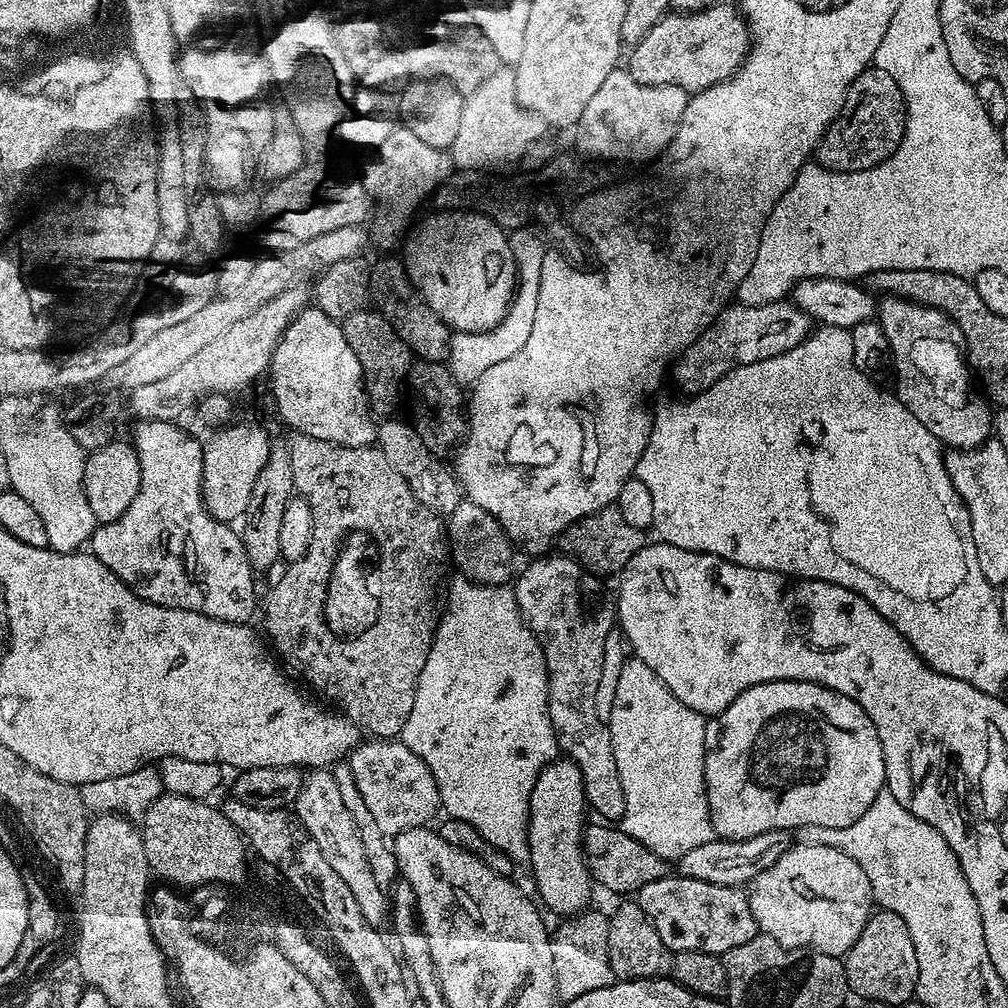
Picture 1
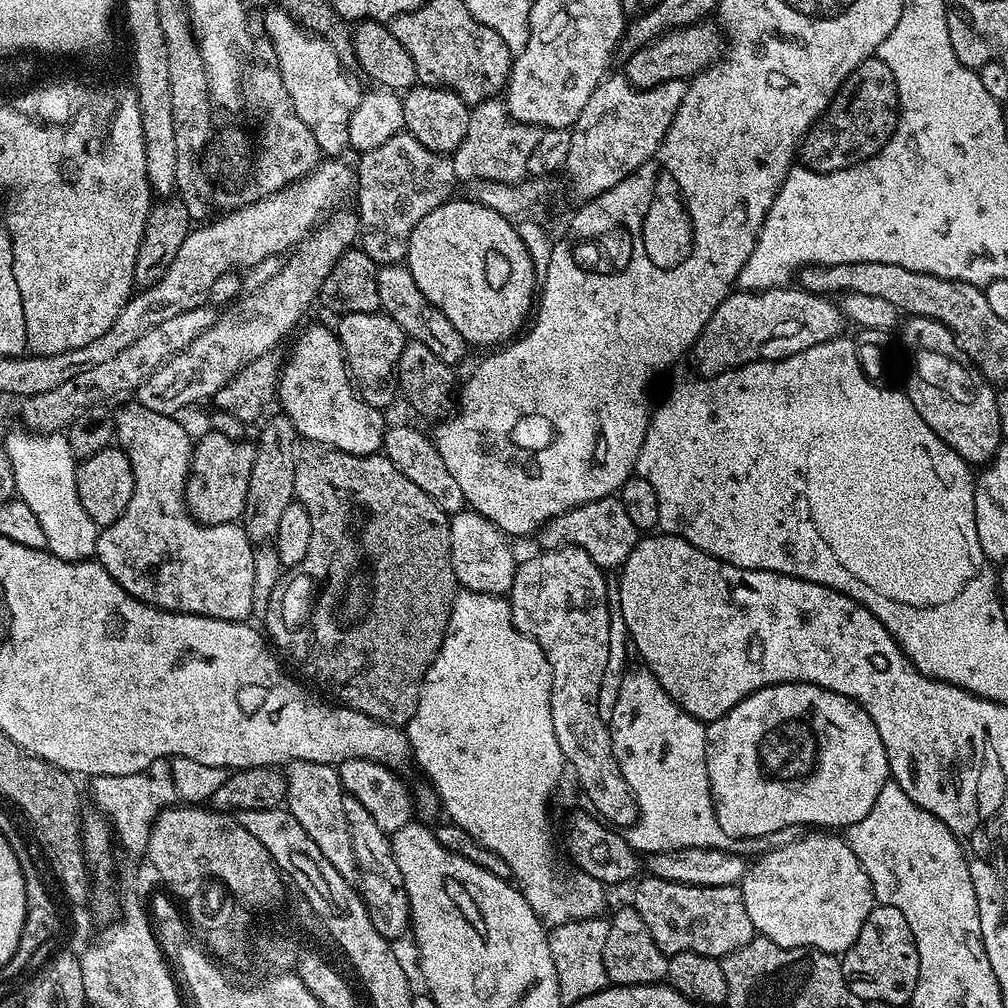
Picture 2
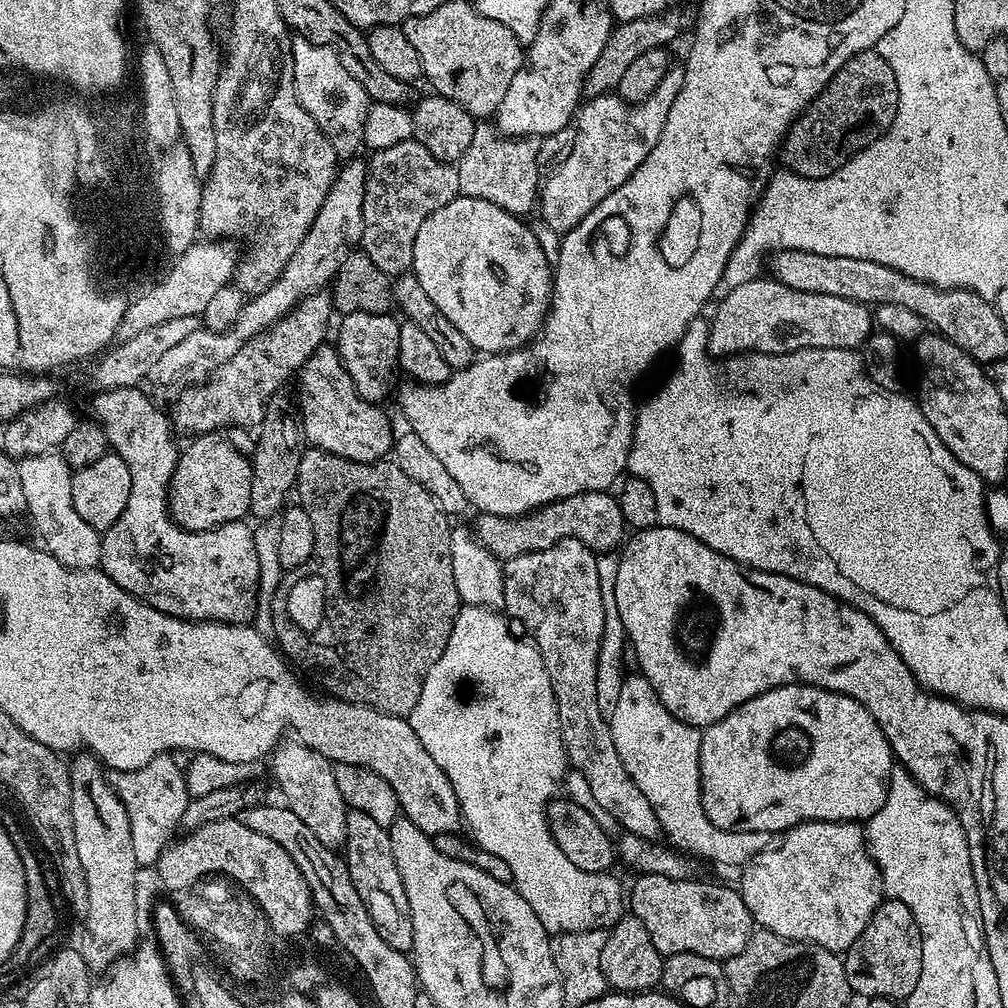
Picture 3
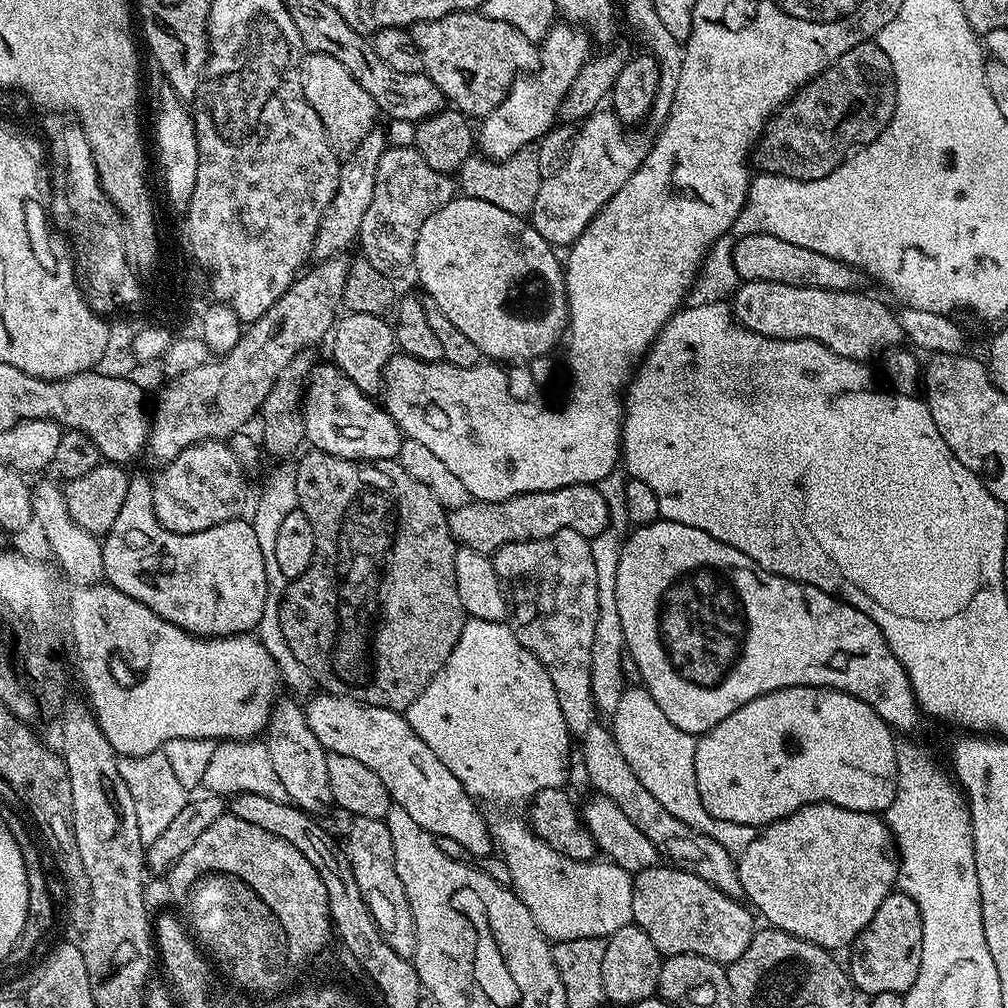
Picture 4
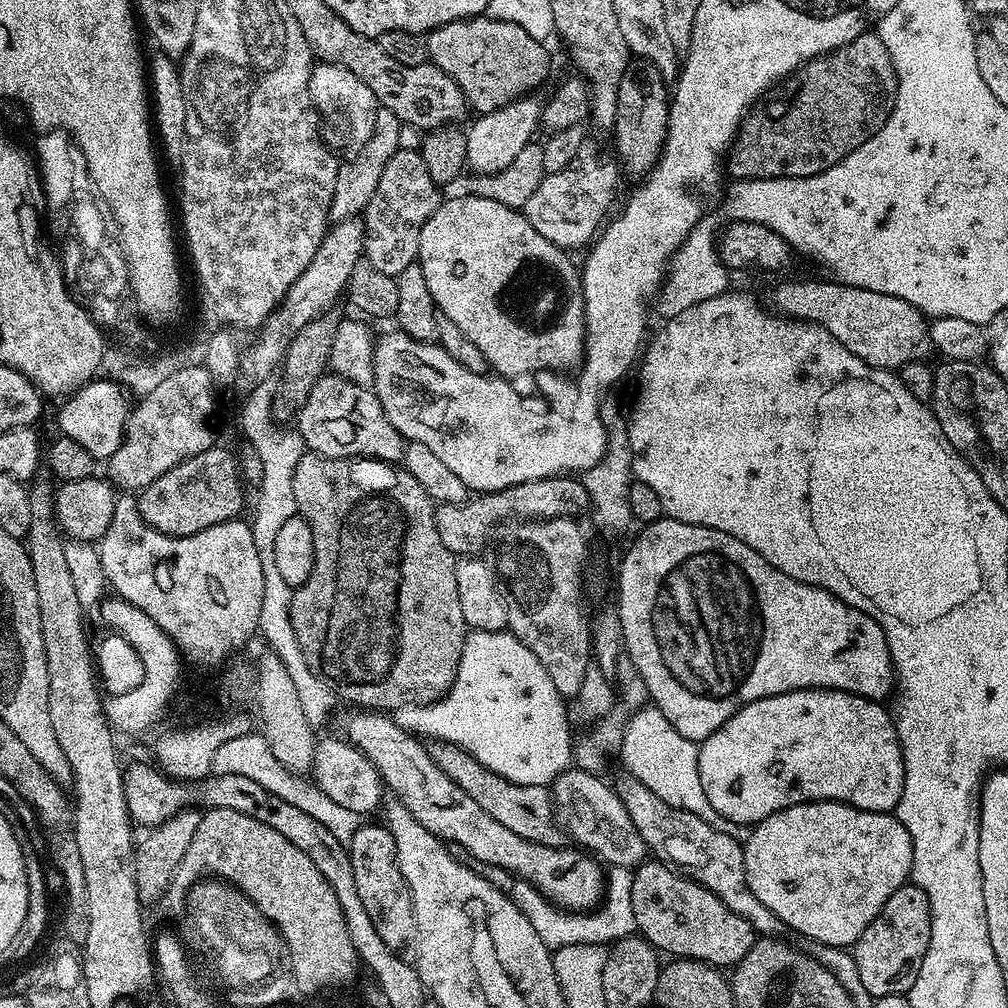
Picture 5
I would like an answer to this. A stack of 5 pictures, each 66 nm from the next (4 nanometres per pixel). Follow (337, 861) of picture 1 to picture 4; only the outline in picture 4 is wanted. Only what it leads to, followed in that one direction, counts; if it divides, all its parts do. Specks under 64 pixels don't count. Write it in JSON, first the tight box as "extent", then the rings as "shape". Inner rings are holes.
{"extent":[266,699,333,814],"shape":[[[277,699],[272,706],[266,729],[266,743],[270,750],[270,762],[274,762],[274,770],[282,786],[286,786],[291,803],[309,814],[321,814],[333,803],[330,790],[330,776],[326,774],[326,762],[329,753],[314,738],[308,725],[308,718],[303,707],[300,708],[292,700]]]}

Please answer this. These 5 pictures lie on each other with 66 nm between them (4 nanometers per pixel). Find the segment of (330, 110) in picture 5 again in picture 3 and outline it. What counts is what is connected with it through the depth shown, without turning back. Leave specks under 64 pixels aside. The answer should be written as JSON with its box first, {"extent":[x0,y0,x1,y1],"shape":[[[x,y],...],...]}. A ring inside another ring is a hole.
{"extent":[292,38,370,157],"shape":[[[301,38],[292,40],[292,70],[294,90],[302,110],[306,110],[318,130],[326,134],[326,142],[334,146],[337,157],[355,157],[364,143],[364,123],[370,107],[363,86],[342,66],[334,48],[312,45]]]}

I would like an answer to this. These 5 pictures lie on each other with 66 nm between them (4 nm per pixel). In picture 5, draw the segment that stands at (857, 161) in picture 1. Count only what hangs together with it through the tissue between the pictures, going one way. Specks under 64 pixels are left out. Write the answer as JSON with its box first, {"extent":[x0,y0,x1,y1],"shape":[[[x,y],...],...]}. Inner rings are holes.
{"extent":[726,30,896,180],"shape":[[[869,30],[858,38],[854,38],[854,42],[850,42],[846,46],[842,46],[838,50],[829,52],[826,56],[819,56],[816,60],[810,60],[807,64],[803,64],[801,68],[796,69],[791,76],[783,81],[782,89],[771,93],[767,98],[761,99],[759,103],[753,107],[752,111],[745,116],[740,128],[736,132],[735,138],[732,139],[732,147],[726,153],[726,172],[730,177],[739,180],[765,180],[766,178],[778,178],[779,176],[793,176],[794,178],[806,178],[818,174],[822,170],[826,170],[830,166],[834,166],[842,158],[846,158],[846,154],[850,154],[850,150],[854,150],[858,146],[862,146],[862,142],[866,142],[866,138],[870,138],[879,130],[886,122],[886,118],[890,118],[892,107],[896,101],[896,71],[892,65],[890,54],[886,50],[886,46],[882,42],[882,38],[875,31]]]}

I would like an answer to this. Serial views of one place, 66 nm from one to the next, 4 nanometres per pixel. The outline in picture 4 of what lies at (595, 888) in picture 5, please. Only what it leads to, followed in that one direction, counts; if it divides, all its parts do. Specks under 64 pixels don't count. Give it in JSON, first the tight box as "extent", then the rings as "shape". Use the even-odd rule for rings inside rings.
{"extent":[306,695,494,855],"shape":[[[319,695],[306,704],[306,715],[314,738],[318,738],[325,752],[346,754],[348,758],[358,758],[362,766],[370,766],[382,778],[393,805],[406,810],[422,830],[434,837],[455,838],[470,854],[493,855],[494,841],[485,813],[479,812],[477,801],[450,774],[438,754],[414,734],[407,715],[395,708],[363,704],[349,696]]]}

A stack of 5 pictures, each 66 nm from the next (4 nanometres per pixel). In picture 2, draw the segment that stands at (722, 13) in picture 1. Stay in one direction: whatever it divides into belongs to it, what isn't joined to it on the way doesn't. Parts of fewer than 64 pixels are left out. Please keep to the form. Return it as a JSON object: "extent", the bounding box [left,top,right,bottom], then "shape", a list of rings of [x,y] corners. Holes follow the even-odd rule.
{"extent":[623,22,722,88],"shape":[[[701,22],[685,28],[676,28],[659,36],[654,42],[642,46],[642,50],[631,53],[624,64],[623,79],[635,88],[653,88],[662,82],[681,79],[684,68],[703,70],[711,68],[722,56],[722,32],[715,23]]]}

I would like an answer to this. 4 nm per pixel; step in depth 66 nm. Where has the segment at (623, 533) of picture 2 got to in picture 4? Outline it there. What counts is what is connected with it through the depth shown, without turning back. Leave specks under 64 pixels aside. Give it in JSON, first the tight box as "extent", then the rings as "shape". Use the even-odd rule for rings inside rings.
{"extent":[448,484,609,554],"shape":[[[590,484],[562,486],[553,492],[527,492],[502,502],[473,499],[466,506],[458,506],[448,512],[450,535],[457,545],[485,554],[491,554],[498,551],[502,546],[522,540],[545,540],[554,534],[558,534],[558,530],[574,530],[578,534],[591,538],[602,534],[608,527],[608,523],[609,512],[606,499],[600,493],[599,487]]]}

